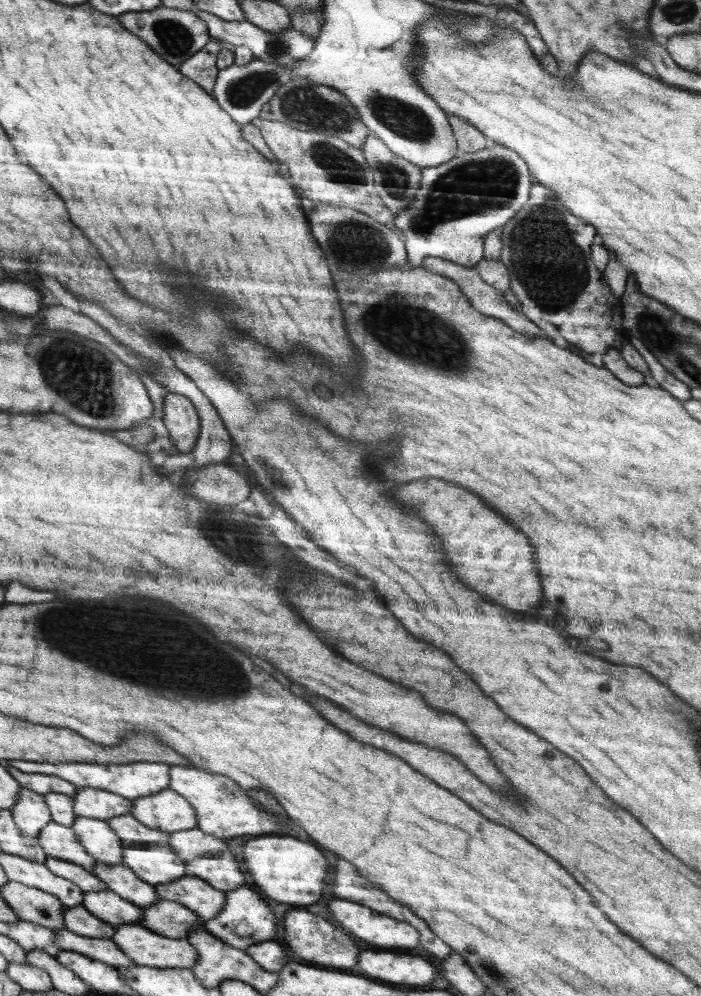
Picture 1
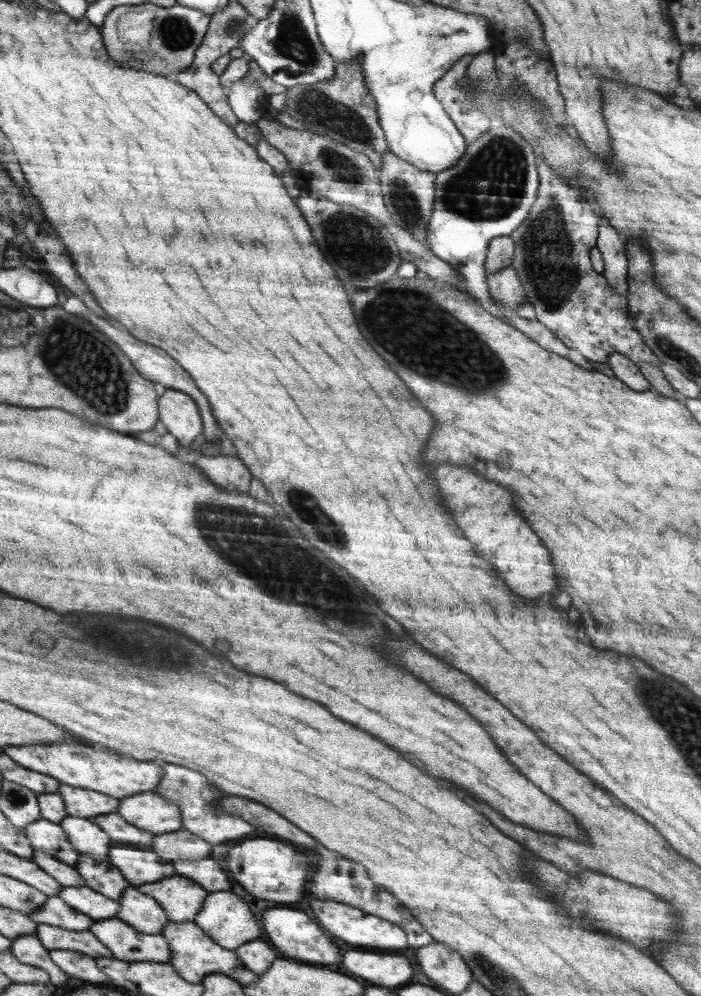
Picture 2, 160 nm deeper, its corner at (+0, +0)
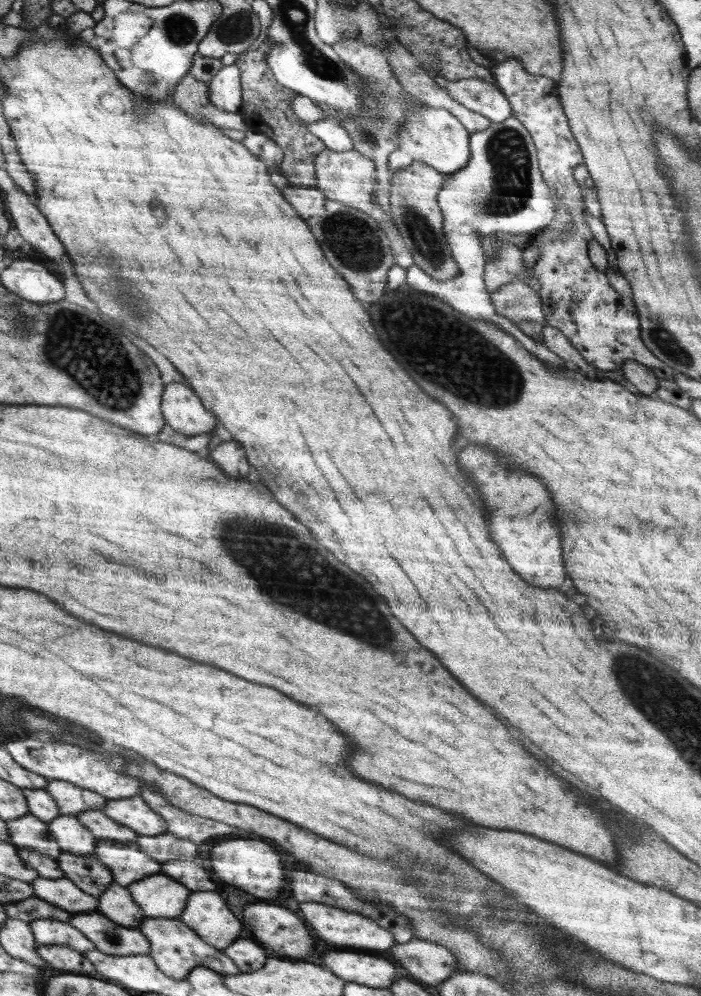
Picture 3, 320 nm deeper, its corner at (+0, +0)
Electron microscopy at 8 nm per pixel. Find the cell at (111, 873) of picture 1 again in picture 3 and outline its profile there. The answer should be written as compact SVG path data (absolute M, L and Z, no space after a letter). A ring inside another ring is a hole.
M62 852L57 863L68 880L96 898L102 896L115 880L111 869L93 854L78 856Z

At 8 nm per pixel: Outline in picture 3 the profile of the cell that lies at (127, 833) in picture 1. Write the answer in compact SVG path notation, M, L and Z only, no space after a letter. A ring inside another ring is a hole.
M103 809L86 811L80 815L76 815L76 817L78 817L84 826L87 826L99 840L113 839L114 841L134 842L140 836L136 831L128 828L128 826L116 823L116 820L108 817Z

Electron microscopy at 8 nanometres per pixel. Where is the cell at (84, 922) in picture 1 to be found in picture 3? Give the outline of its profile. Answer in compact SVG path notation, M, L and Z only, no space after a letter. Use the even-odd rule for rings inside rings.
M37 897L26 898L20 902L3 904L6 914L13 919L28 923L40 919L54 919L60 922L68 922L72 918L72 913L60 909L59 906L49 904L47 901Z

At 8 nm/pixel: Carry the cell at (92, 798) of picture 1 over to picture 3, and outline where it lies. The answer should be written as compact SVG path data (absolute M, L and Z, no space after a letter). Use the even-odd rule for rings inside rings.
M51 780L44 790L59 802L60 814L64 815L76 816L86 811L100 810L109 803L99 793L65 781Z

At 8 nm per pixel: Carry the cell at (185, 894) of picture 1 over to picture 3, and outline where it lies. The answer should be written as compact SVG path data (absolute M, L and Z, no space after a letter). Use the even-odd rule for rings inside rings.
M162 872L126 886L146 918L176 919L187 909L191 889Z

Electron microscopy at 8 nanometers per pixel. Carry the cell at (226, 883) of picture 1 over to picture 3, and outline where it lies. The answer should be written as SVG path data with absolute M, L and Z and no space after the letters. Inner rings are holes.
M186 859L168 861L162 864L161 872L187 885L192 893L216 888L217 880L213 881L210 873L198 862L186 862Z

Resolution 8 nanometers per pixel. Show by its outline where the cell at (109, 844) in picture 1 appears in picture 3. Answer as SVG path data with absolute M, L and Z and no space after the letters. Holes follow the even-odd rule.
M60 814L58 818L47 822L56 841L61 845L62 852L82 855L92 855L96 850L99 838L84 826L74 815Z

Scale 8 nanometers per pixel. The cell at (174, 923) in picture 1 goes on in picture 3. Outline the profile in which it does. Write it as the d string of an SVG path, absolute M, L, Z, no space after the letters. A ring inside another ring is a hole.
M114 882L103 893L99 897L100 914L110 917L116 924L134 929L144 922L146 916L127 887Z

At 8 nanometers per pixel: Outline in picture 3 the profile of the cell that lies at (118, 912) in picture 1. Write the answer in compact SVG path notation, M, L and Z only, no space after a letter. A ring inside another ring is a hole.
M66 877L49 879L38 878L29 885L34 896L49 904L59 906L60 909L75 913L94 913L100 908L100 900L90 893L84 892L73 881Z

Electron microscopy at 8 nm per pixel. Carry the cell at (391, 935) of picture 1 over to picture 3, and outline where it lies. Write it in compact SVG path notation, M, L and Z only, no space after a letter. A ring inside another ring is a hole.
M306 902L298 906L304 920L308 920L308 924L312 924L312 928L316 928L316 936L320 936L322 940L330 942L330 944L338 944L338 946L354 946L354 950L359 948L370 948L370 950L386 950L392 948L396 944L394 933L390 929L384 928L382 925L372 922L370 918L360 916L360 913L344 912L332 906L324 906L324 904L314 904L314 902Z

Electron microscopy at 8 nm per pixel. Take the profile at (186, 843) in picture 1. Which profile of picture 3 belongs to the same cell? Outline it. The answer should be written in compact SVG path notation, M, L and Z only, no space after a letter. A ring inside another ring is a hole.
M168 832L155 836L140 835L134 842L141 849L144 848L143 851L149 857L155 858L162 864L180 859L194 860L194 856L198 852L198 846L192 844L192 841L178 838Z

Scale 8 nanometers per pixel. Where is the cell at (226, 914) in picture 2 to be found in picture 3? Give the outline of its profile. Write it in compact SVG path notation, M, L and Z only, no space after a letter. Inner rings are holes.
M216 891L193 893L187 909L179 919L218 949L230 947L236 938L244 934L244 922L240 922L230 912L230 908L226 906L226 902L222 902L222 896L216 894Z

